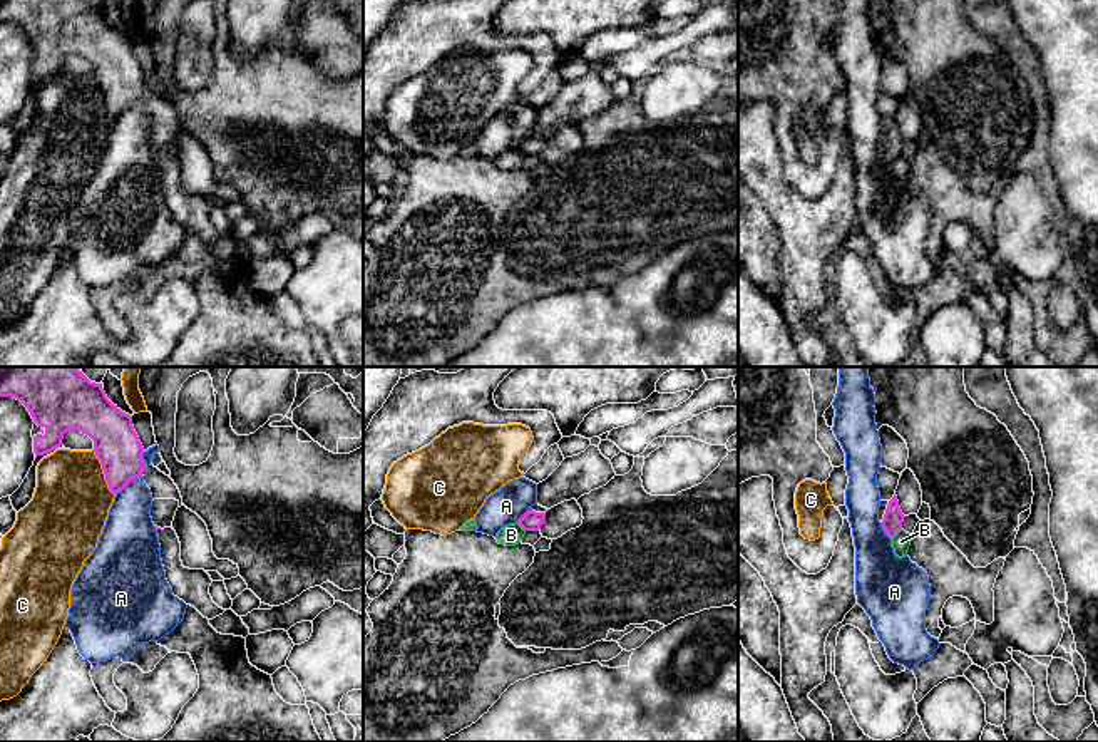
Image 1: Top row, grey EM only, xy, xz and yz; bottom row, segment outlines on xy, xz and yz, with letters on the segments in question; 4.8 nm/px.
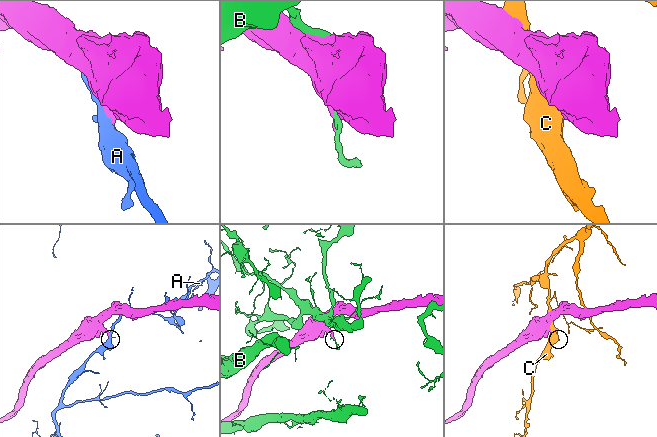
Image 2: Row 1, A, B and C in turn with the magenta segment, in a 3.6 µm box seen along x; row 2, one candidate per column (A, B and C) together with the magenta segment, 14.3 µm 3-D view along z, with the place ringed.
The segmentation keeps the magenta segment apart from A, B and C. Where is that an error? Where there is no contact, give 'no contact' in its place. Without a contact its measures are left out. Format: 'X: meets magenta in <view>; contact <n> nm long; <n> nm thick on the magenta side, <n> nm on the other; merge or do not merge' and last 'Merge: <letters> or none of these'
A: meets magenta in xy; contact 160 nm long; 220 nm thick on the magenta side, 260 nm on the other; do not merge
B: meets magenta in yz; contact 80 nm long; 100 nm thick on the magenta side, 90 nm on the other; do not merge
C: meets magenta in xy; contact 240 nm long; 220 nm thick on the magenta side, 360 nm on the other; do not merge
Merge: none of these

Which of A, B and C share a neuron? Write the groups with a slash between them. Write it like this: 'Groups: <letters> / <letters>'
Groups: A / B / C

